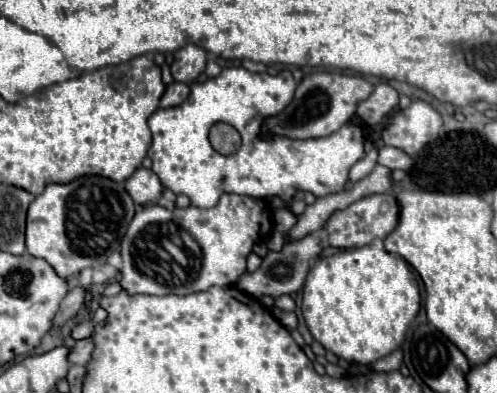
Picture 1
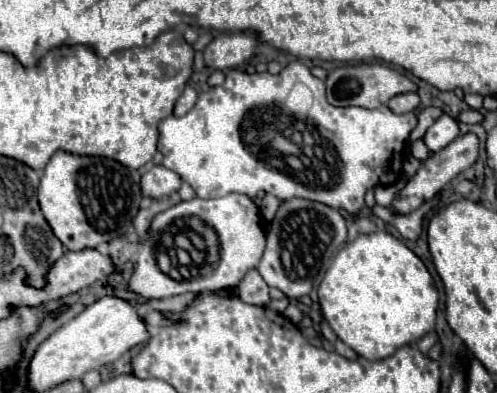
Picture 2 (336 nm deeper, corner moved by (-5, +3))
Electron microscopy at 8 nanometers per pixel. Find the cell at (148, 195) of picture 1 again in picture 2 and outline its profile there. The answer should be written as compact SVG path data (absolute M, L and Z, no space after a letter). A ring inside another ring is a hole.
M154 165L150 171L146 171L142 175L142 181L140 181L142 193L146 197L152 197L152 199L166 197L166 195L178 191L180 185L182 185L180 175L170 171L170 169L166 169L164 165Z

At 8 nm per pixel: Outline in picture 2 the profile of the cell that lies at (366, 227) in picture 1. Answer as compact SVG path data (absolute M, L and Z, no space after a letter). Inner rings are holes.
M464 133L464 135L460 135L458 139L454 139L448 147L444 147L442 151L438 151L438 153L434 153L432 157L428 157L426 161L424 161L424 165L418 169L418 173L406 183L406 187L396 195L396 199L394 199L394 207L396 207L396 211L398 213L412 213L412 211L416 211L422 203L426 203L426 201L430 201L434 195L438 195L440 191L442 191L442 187L450 181L450 179L454 179L458 173L462 173L462 171L466 171L468 167L472 167L474 163L476 163L476 159L478 159L478 147L480 147L480 141L478 141L478 137L474 135L474 133Z

